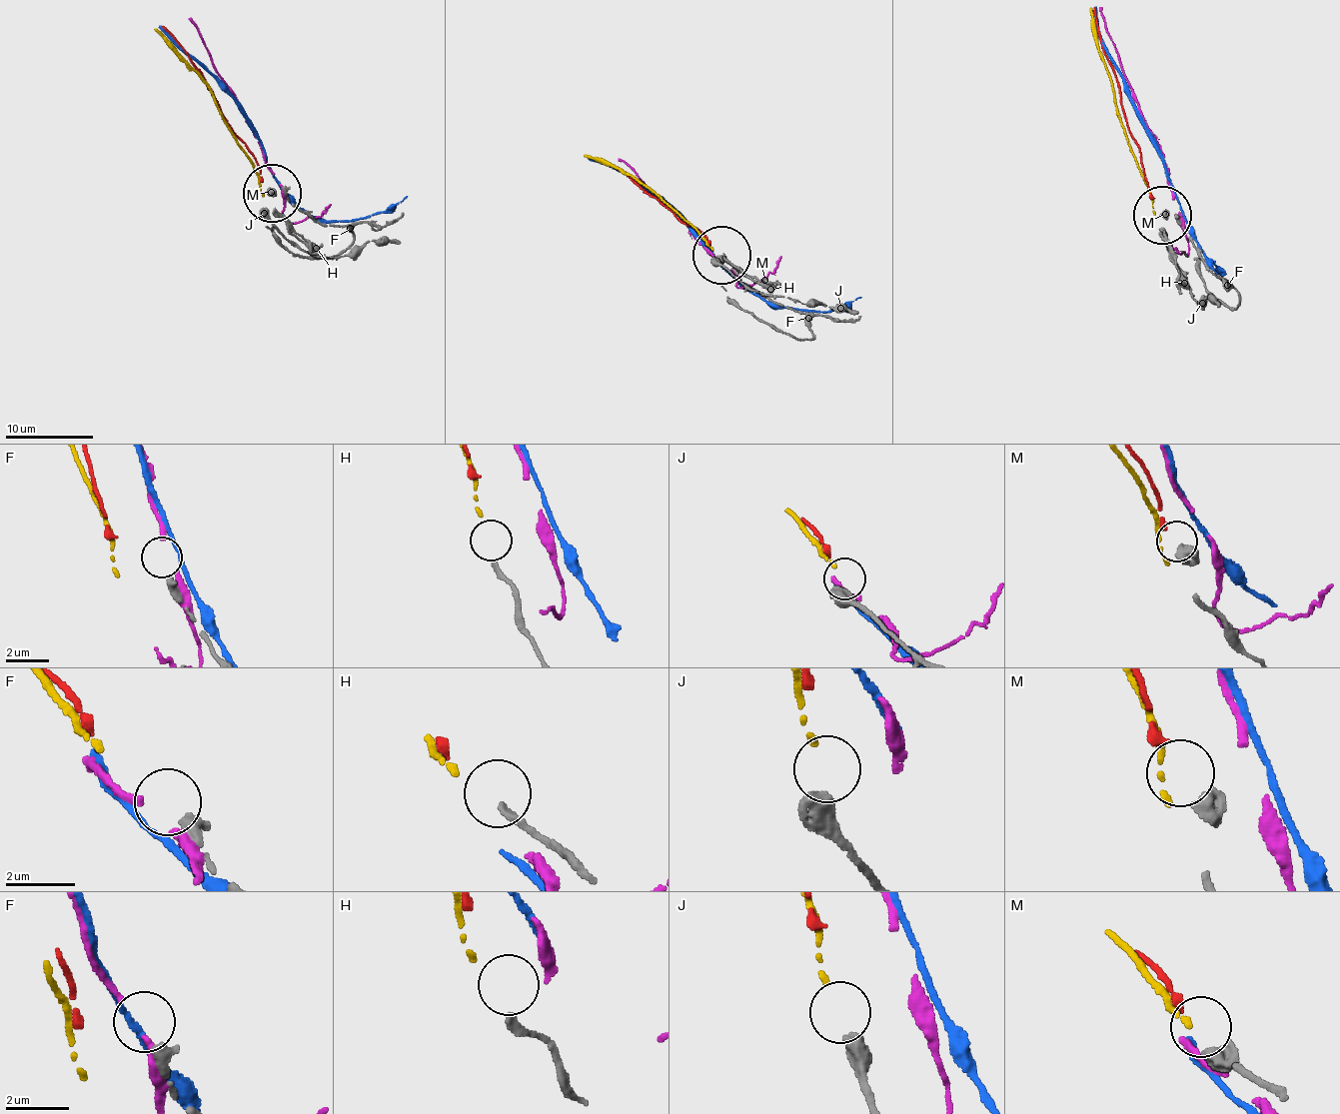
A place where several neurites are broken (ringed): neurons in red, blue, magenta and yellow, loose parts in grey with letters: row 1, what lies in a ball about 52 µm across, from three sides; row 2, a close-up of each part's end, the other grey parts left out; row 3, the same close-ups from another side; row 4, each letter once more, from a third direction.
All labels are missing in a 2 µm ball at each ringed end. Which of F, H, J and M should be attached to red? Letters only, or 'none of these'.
none of these

